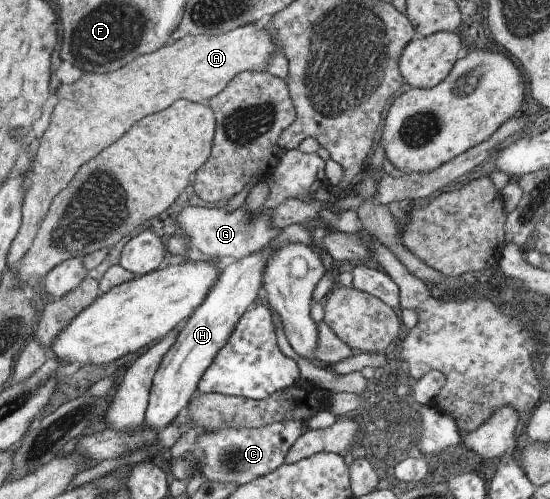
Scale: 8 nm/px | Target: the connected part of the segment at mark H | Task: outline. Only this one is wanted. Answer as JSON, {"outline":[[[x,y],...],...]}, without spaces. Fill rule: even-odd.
{"outline":[[[295,223],[282,228],[277,237],[257,252],[238,259],[226,267],[219,275],[217,282],[204,298],[202,305],[194,310],[187,321],[180,326],[175,344],[164,356],[153,379],[149,395],[149,404],[145,411],[143,424],[152,431],[161,432],[176,418],[182,408],[186,408],[190,400],[198,393],[197,385],[204,372],[213,364],[216,354],[232,335],[236,324],[248,311],[262,287],[263,275],[271,255],[281,250],[287,243],[301,243],[313,246],[315,228],[306,223]]]}

